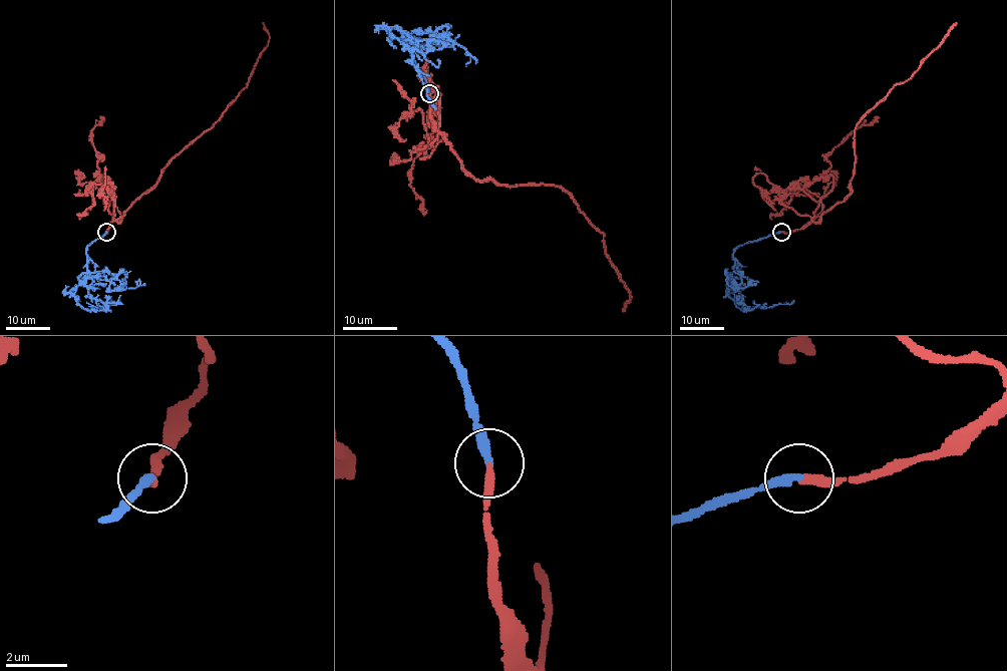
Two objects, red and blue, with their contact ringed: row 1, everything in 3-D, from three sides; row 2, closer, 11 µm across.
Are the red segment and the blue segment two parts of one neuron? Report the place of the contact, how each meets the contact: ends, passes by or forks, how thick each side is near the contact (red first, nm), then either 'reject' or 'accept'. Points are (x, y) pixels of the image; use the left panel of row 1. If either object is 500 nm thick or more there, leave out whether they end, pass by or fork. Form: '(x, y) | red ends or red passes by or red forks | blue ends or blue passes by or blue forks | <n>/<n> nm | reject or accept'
(106, 232) | red ends | blue ends | 240/280 nm | accept

